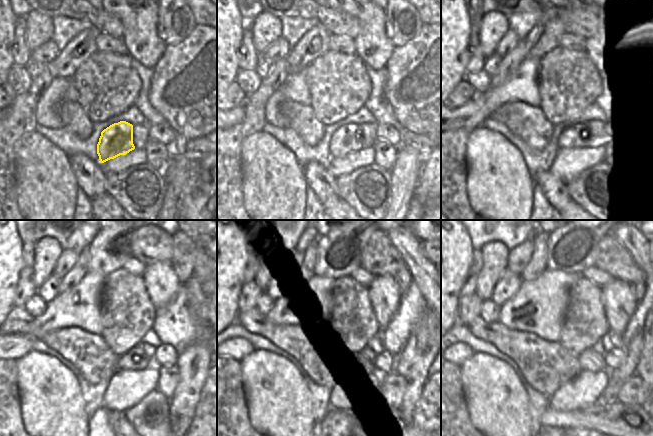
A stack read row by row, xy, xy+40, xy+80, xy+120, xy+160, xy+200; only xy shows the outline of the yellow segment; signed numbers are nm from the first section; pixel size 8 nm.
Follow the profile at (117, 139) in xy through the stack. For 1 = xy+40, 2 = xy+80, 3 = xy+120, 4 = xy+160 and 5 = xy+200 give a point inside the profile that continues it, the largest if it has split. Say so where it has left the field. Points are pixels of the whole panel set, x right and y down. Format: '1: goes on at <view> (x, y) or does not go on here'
1: goes on at xy+40 (347, 139)
2: goes on at xy+80 (577, 135)
3: goes on at xy+120 (134, 360)
4: goes on at xy+160 (365, 359)
5: goes on at xy+200 (590, 360)

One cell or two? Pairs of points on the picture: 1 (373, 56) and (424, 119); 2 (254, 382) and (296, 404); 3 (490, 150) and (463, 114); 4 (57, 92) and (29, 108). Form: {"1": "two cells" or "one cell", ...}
{"1": "two cells", "2": "one cell", "3": "two cells", "4": "two cells"}

